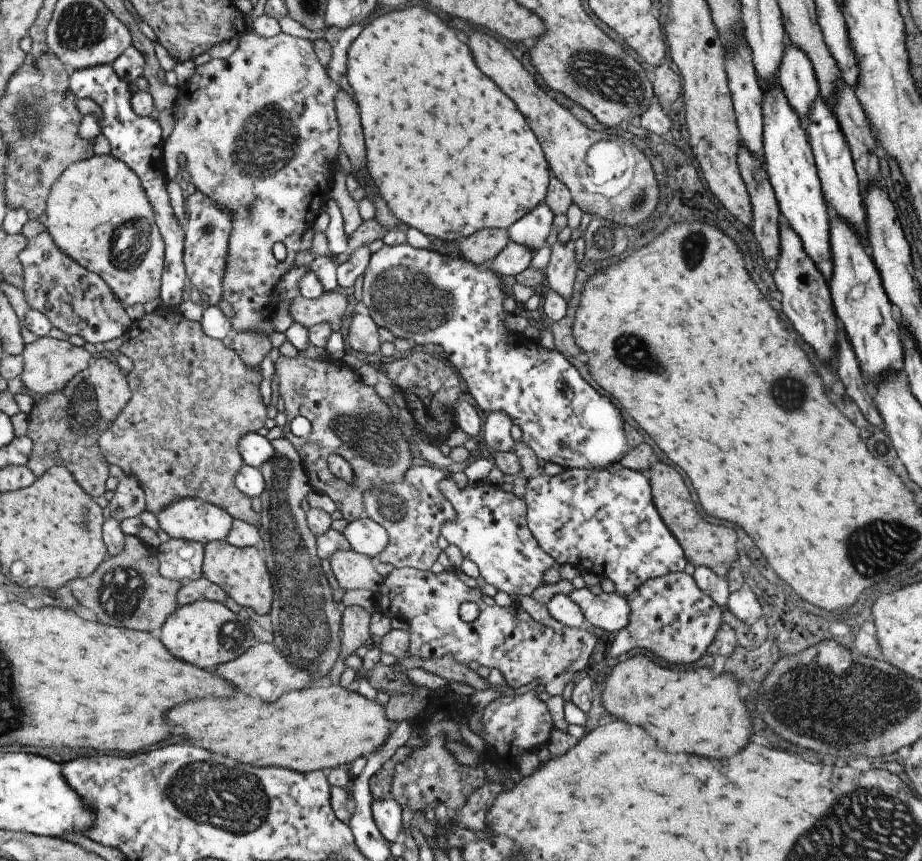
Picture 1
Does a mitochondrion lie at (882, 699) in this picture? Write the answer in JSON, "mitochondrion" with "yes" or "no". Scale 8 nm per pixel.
{"mitochondrion":"yes"}

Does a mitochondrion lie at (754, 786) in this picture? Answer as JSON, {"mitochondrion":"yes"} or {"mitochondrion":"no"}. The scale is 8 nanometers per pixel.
{"mitochondrion":"no"}

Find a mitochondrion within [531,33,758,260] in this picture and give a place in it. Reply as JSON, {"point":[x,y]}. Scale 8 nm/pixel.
{"point":[613,79]}

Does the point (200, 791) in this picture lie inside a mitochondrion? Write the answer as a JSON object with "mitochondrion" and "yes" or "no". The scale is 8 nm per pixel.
{"mitochondrion":"yes"}

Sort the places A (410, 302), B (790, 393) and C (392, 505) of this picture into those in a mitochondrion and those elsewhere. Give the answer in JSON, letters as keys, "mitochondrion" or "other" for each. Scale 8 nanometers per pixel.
{"A":"mitochondrion","B":"mitochondrion","C":"mitochondrion"}

